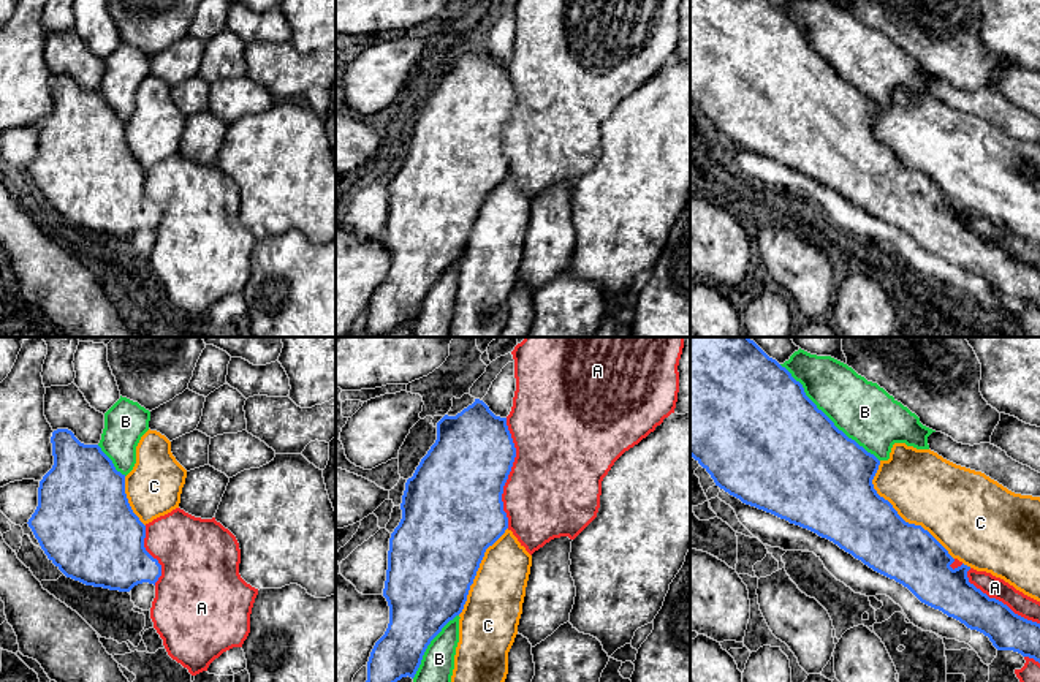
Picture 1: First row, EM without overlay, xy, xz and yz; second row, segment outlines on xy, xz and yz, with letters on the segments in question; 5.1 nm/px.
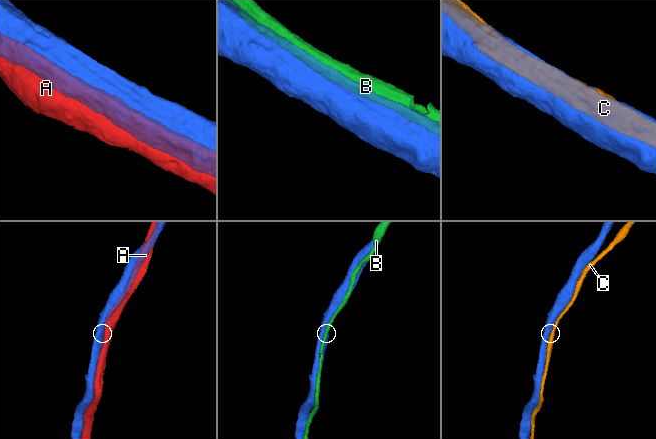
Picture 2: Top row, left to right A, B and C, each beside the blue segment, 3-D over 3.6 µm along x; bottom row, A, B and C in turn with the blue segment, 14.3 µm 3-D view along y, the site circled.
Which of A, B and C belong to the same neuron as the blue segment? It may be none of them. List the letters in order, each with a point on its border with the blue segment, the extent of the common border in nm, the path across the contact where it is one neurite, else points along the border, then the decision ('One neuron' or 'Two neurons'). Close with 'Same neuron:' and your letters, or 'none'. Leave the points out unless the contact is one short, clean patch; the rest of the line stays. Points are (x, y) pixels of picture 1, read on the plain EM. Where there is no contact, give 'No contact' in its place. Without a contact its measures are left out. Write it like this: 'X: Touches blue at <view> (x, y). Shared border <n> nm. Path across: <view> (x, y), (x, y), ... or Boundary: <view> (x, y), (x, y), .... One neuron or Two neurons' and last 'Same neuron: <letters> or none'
A: Touches blue at xz (508, 119). Shared border 550 nm. Two neurons
B: Touches blue at yz (827, 62). Shared border 700 nm. Two neurons
C: Touches blue at yz (898, 160). Shared border 650 nm. Two neurons
Same neuron: none

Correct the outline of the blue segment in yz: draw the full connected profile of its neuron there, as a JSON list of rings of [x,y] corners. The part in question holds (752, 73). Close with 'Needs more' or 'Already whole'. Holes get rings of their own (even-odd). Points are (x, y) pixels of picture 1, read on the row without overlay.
[[[690,0],[690,101],[715,131],[742,149],[833,187],[874,217],[907,233],[921,248],[983,278],[997,296],[1013,296],[1040,309],[1040,269],[1015,260],[970,229],[970,212],[962,209],[953,215],[955,204],[948,196],[921,171],[905,168],[874,135],[880,106],[839,76],[806,41],[803,30],[768,0]]]. Already whole

